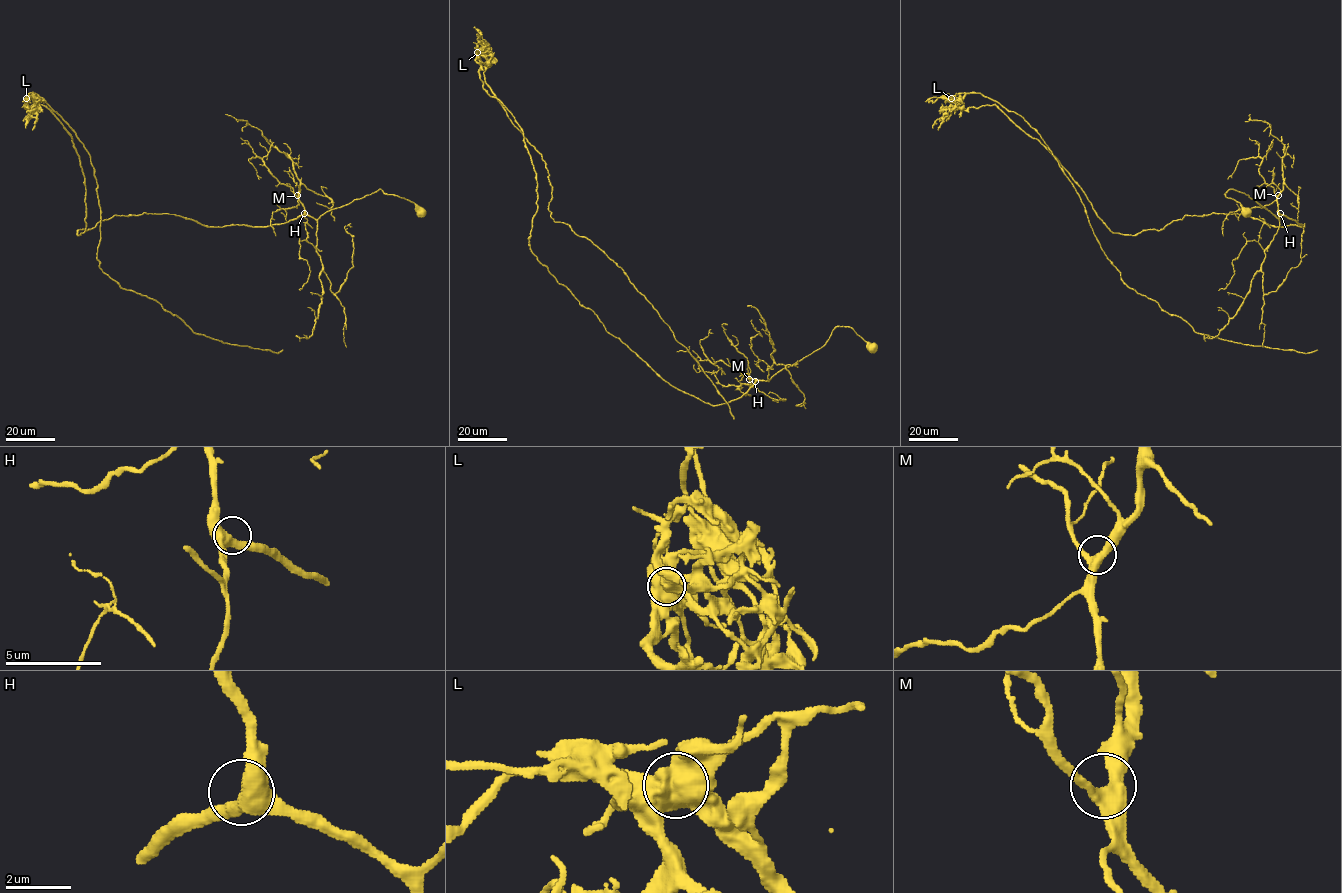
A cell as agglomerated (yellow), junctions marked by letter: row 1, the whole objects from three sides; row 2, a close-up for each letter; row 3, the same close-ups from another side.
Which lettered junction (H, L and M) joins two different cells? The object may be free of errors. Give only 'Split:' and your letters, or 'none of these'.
Split: L

